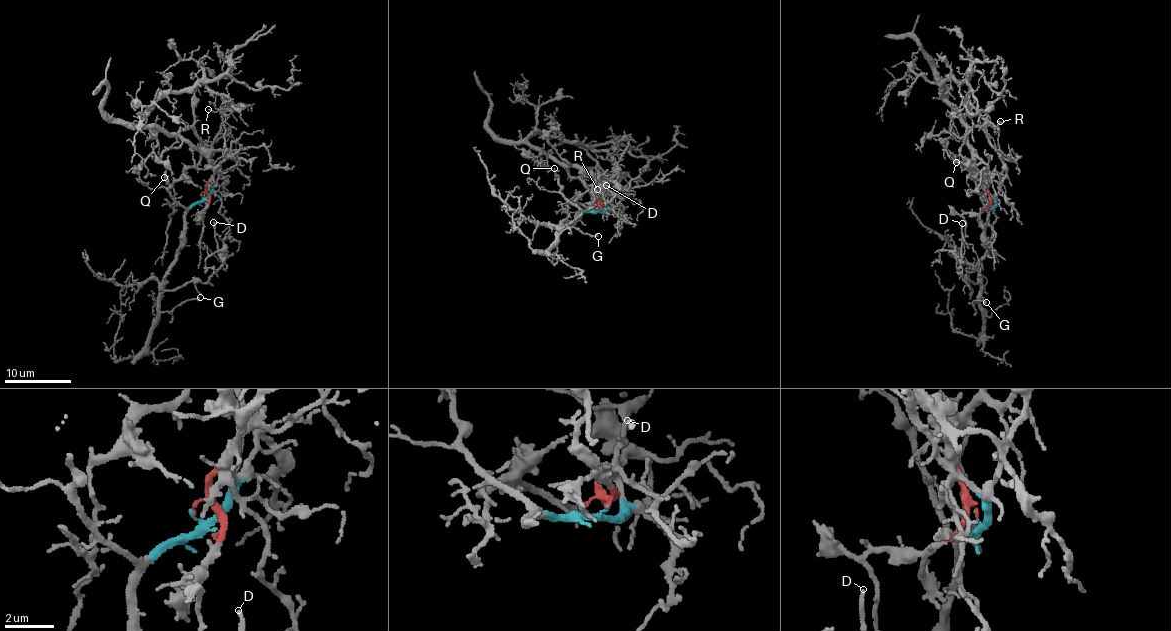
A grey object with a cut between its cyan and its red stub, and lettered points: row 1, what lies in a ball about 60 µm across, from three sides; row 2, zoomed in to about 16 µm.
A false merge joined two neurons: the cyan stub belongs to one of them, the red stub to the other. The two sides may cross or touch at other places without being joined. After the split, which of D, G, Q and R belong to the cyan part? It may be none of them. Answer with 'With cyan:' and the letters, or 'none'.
With cyan: D, G, Q, R

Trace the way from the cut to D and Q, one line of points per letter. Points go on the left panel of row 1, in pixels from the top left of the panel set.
D: (201, 195), (185, 216), (183, 247), (165, 274), (167, 290), (188, 282), (206, 282), (222, 265), (213, 222)
Q: (201, 195), (198, 202), (185, 208), (172, 196), (163, 178)

